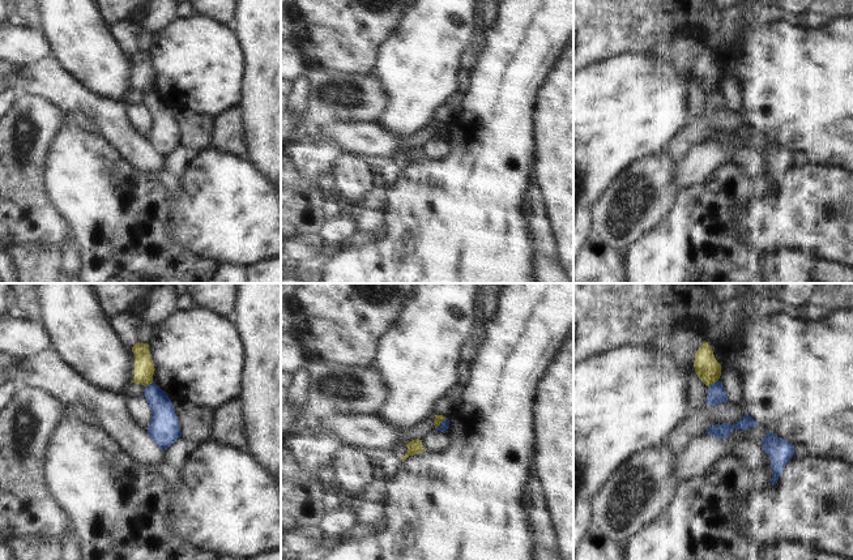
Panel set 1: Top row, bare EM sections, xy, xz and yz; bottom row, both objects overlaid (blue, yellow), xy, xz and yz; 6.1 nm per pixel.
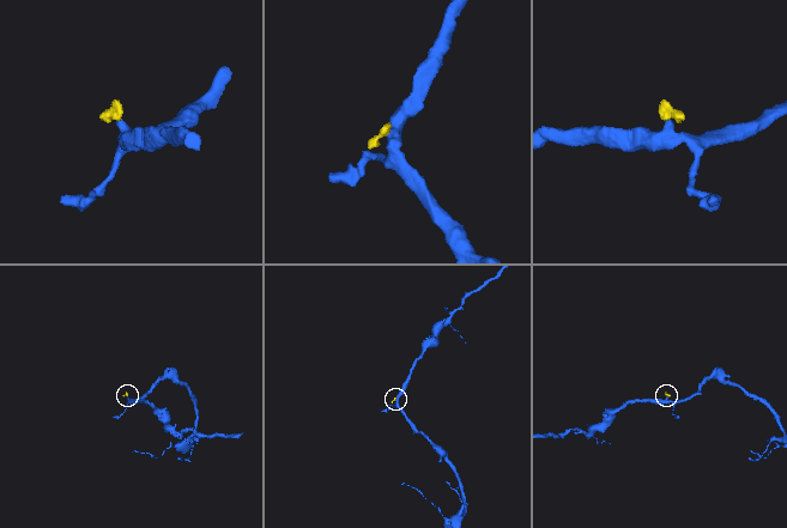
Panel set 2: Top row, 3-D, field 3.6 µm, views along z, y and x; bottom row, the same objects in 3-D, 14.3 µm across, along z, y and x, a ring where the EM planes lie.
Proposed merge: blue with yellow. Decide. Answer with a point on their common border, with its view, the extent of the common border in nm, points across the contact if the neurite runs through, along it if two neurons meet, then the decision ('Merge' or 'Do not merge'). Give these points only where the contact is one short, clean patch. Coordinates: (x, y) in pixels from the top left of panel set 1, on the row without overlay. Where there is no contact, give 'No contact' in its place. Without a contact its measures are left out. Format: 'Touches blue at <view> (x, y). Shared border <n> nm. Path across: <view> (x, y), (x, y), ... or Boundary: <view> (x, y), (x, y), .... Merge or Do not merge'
Touches blue at yz (712, 92). Shared border 80 nm. Boundary: yz (717, 88), (708, 94). Do not merge

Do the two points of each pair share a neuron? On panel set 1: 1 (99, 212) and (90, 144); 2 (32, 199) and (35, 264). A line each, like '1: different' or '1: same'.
1: same
2: different

